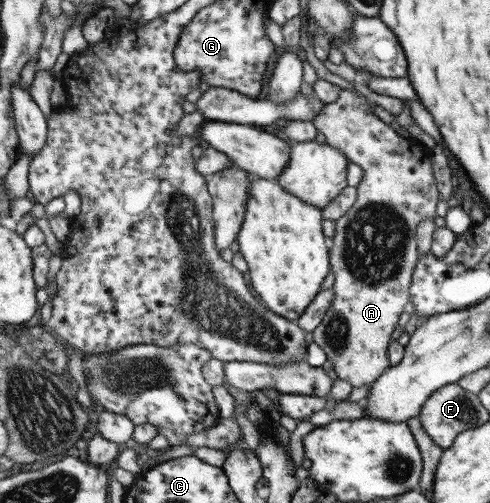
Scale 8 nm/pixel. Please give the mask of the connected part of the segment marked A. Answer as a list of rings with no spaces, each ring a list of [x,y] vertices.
[[[342,90],[340,97],[324,107],[314,119],[314,124],[328,144],[342,150],[352,163],[364,168],[364,177],[357,186],[358,199],[352,209],[336,221],[335,233],[329,242],[331,272],[335,276],[331,289],[335,299],[313,333],[313,341],[324,349],[336,375],[355,389],[373,386],[382,372],[392,365],[389,355],[392,343],[390,339],[396,331],[400,315],[408,311],[412,301],[409,290],[419,261],[416,229],[420,221],[434,219],[436,205],[436,189],[430,169],[430,148],[412,137],[398,135],[397,127],[384,123],[374,113],[374,109],[376,105],[360,92]]]

